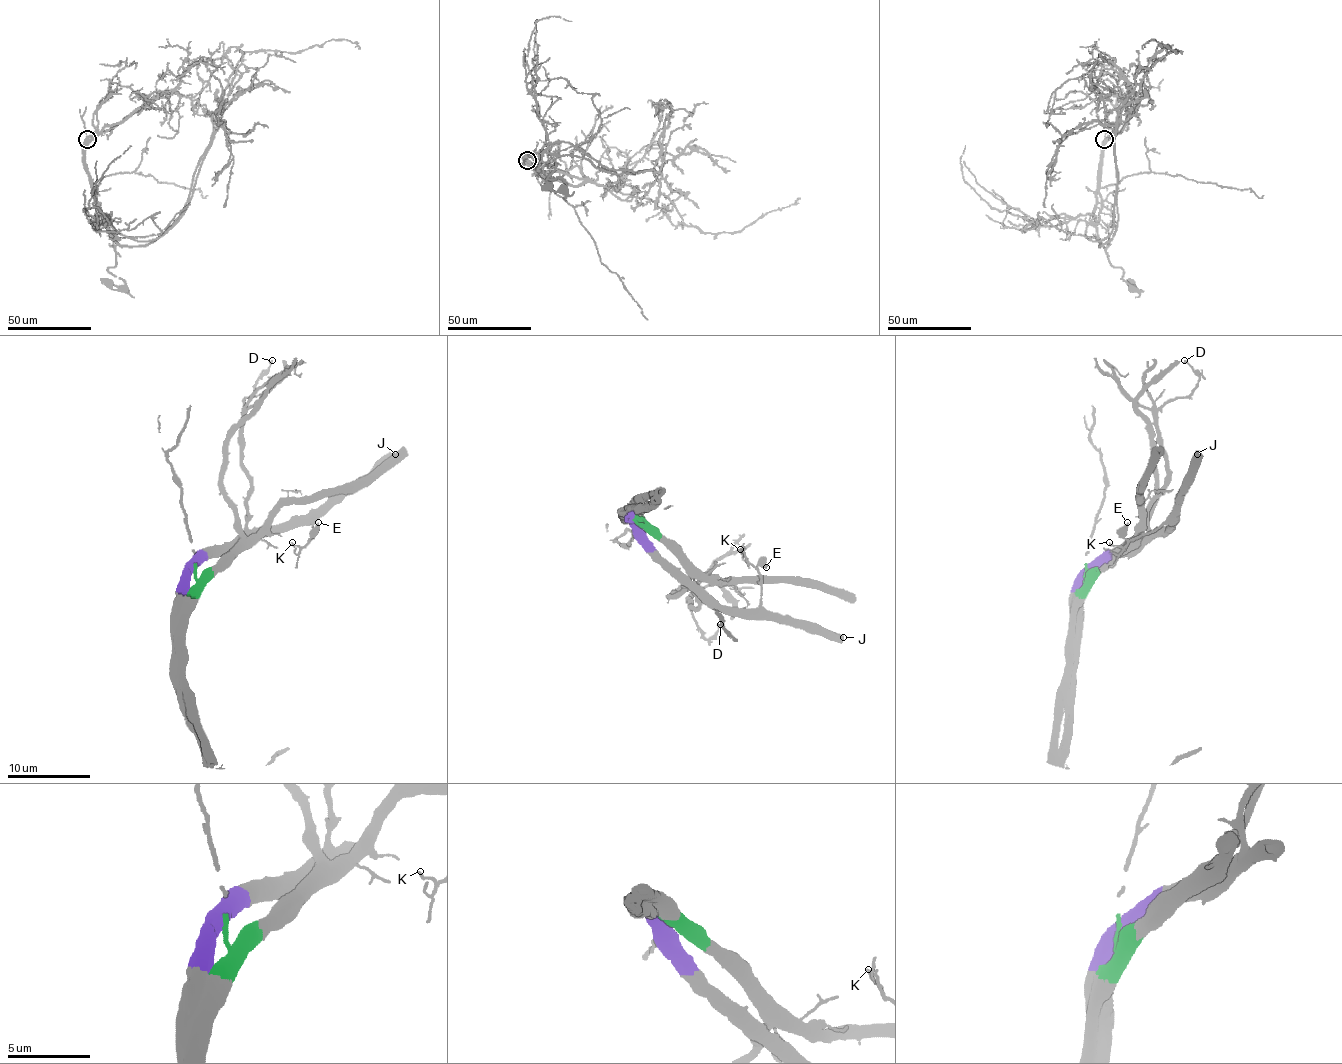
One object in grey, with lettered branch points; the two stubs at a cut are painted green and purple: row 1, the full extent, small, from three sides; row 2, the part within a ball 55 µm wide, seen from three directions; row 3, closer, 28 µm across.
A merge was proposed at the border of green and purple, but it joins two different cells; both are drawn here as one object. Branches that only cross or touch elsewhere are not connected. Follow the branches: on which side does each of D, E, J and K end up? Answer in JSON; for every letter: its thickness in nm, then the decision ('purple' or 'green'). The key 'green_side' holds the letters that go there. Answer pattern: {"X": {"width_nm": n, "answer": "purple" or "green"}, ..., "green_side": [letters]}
{"D": {"width_nm": 180, "answer": "purple"}, "E": {"width_nm": 360, "answer": "purple"}, "J": {"width_nm": 550, "answer": "purple"}, "K": {"width_nm": 140, "answer": "purple"}, "green_side": []}

